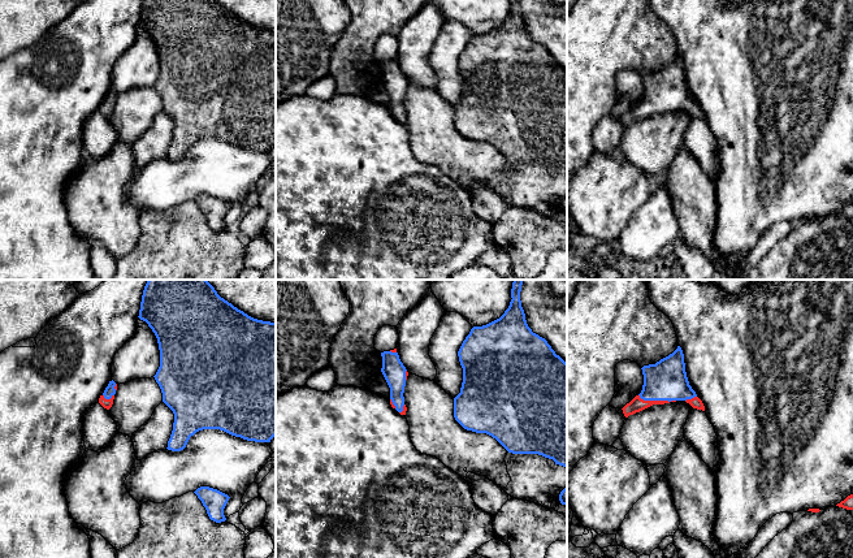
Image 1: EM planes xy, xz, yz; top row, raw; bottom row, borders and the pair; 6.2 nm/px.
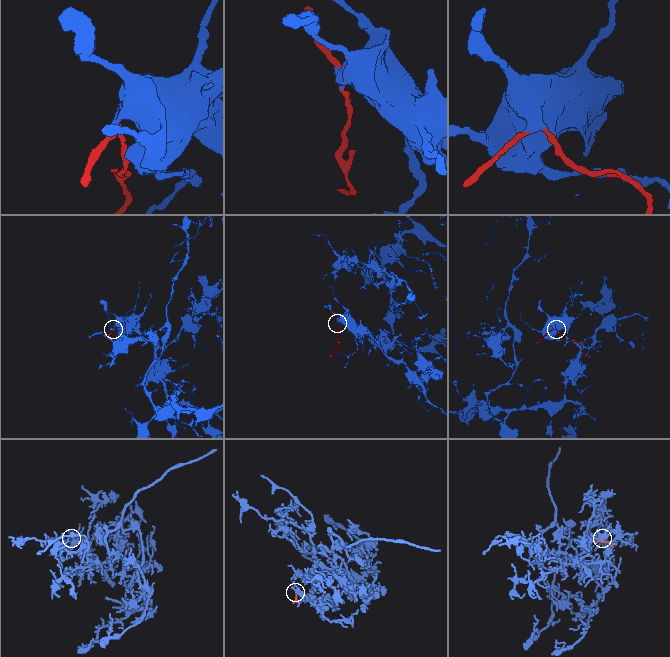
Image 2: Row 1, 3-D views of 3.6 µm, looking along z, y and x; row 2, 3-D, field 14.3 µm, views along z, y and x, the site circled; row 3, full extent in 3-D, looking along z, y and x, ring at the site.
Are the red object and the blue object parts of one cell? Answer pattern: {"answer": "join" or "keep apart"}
{"answer": "join"}

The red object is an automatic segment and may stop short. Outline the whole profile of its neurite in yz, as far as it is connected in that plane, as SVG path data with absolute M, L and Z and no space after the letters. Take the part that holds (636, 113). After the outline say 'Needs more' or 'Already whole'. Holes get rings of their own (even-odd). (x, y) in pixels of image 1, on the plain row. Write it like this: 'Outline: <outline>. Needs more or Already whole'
Outline: M680 55L655 73L644 74L641 78L644 83L642 99L622 117L625 126L653 113L676 109L685 109L693 117L705 120L702 109L689 94Z. Needs more

